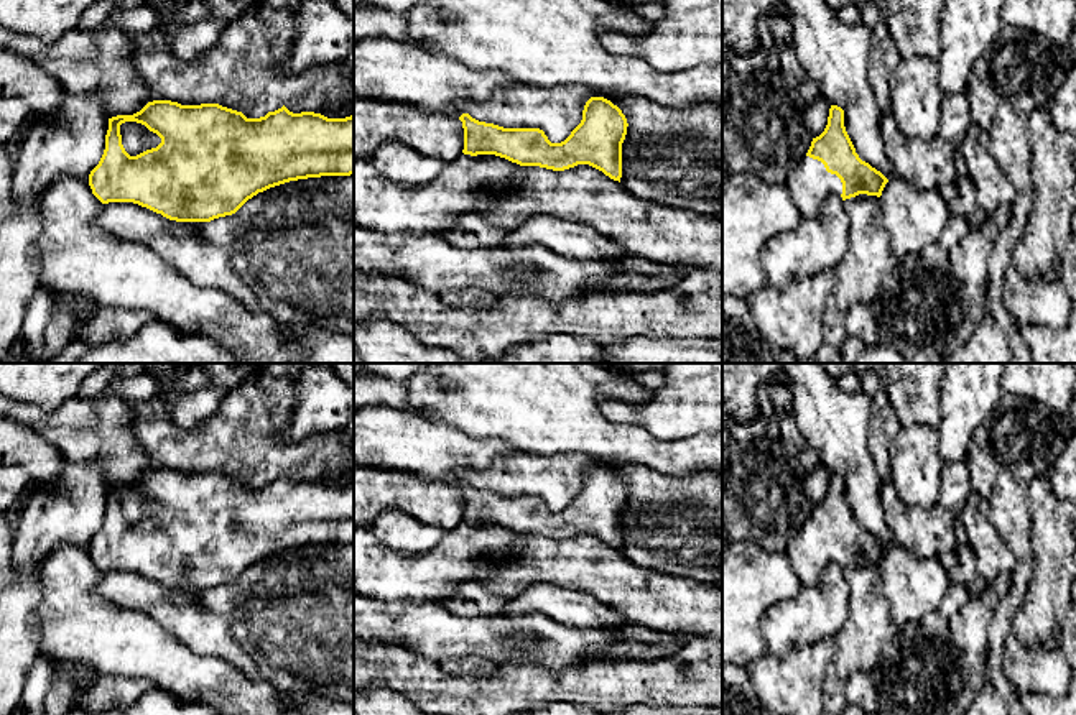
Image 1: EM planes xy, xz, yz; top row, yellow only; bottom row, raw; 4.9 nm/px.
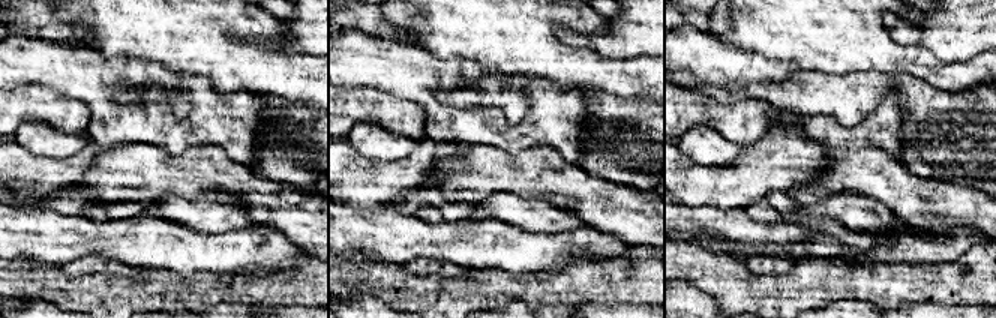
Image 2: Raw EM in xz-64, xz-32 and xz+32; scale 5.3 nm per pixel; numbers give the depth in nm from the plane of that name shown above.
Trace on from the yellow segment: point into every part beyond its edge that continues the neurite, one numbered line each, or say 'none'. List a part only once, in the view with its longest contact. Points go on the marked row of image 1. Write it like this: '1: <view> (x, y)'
1: yz (810, 184)

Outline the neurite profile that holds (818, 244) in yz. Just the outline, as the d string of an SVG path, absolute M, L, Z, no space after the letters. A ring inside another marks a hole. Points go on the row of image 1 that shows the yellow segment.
M831 194L814 217L801 219L795 230L778 233L765 245L762 258L768 286L783 288L793 276L833 271L847 248L849 217L844 210L844 201Z

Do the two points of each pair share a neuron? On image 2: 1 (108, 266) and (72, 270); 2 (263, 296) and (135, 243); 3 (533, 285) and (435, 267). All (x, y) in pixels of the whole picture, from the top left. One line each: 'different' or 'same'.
1: same
2: different
3: different

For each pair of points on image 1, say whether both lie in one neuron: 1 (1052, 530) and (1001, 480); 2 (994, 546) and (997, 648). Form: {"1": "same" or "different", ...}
{"1": "different", "2": "different"}

